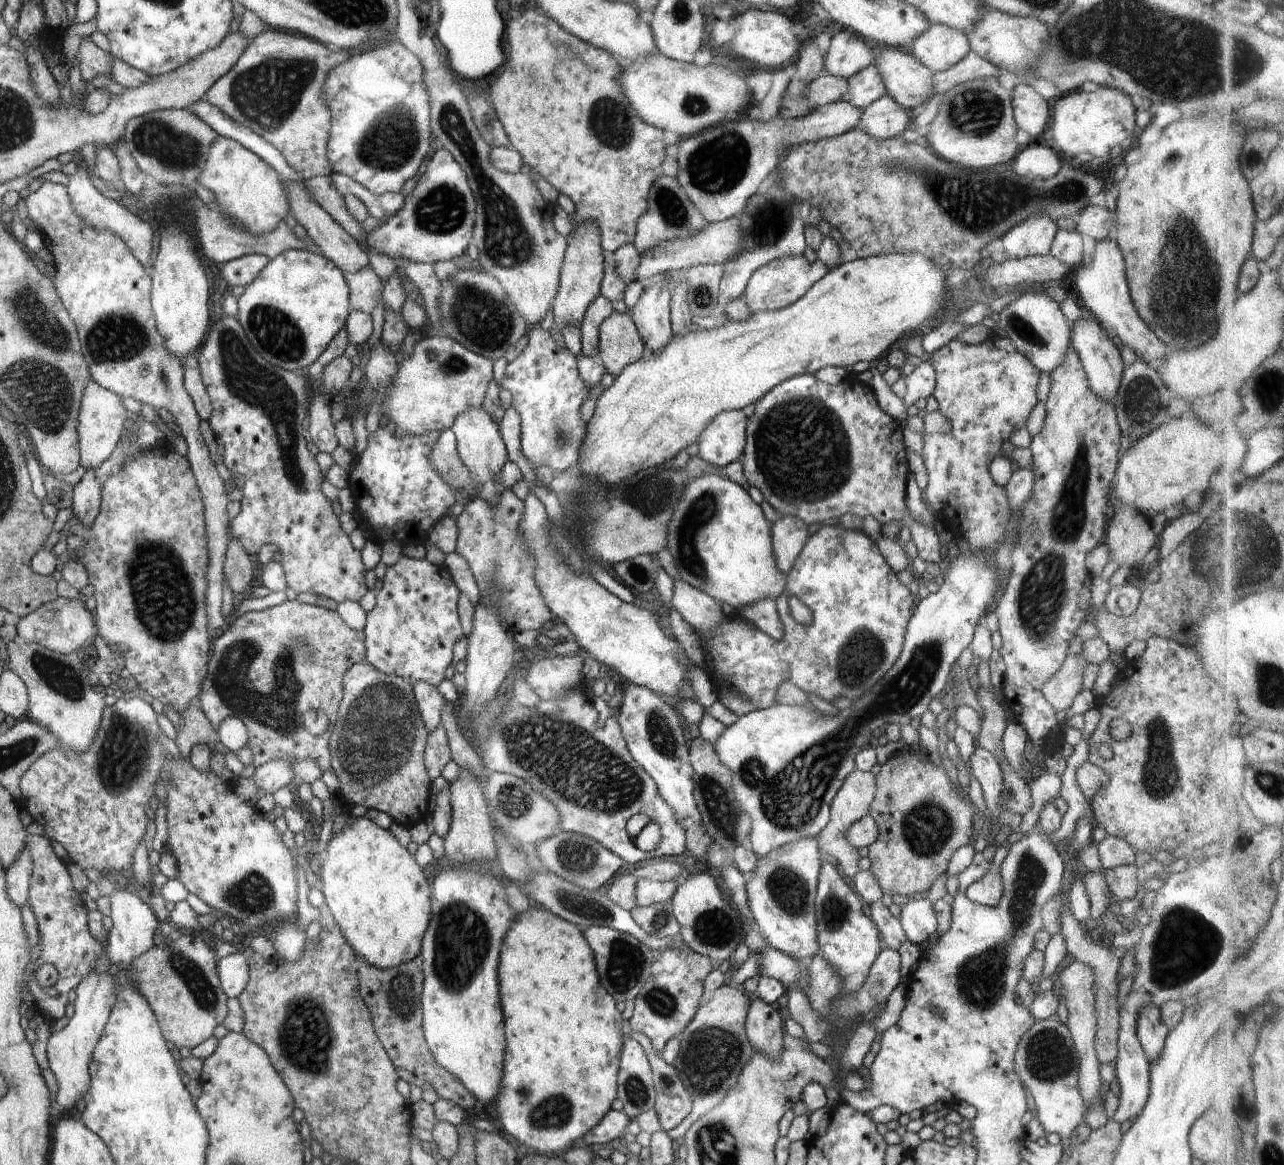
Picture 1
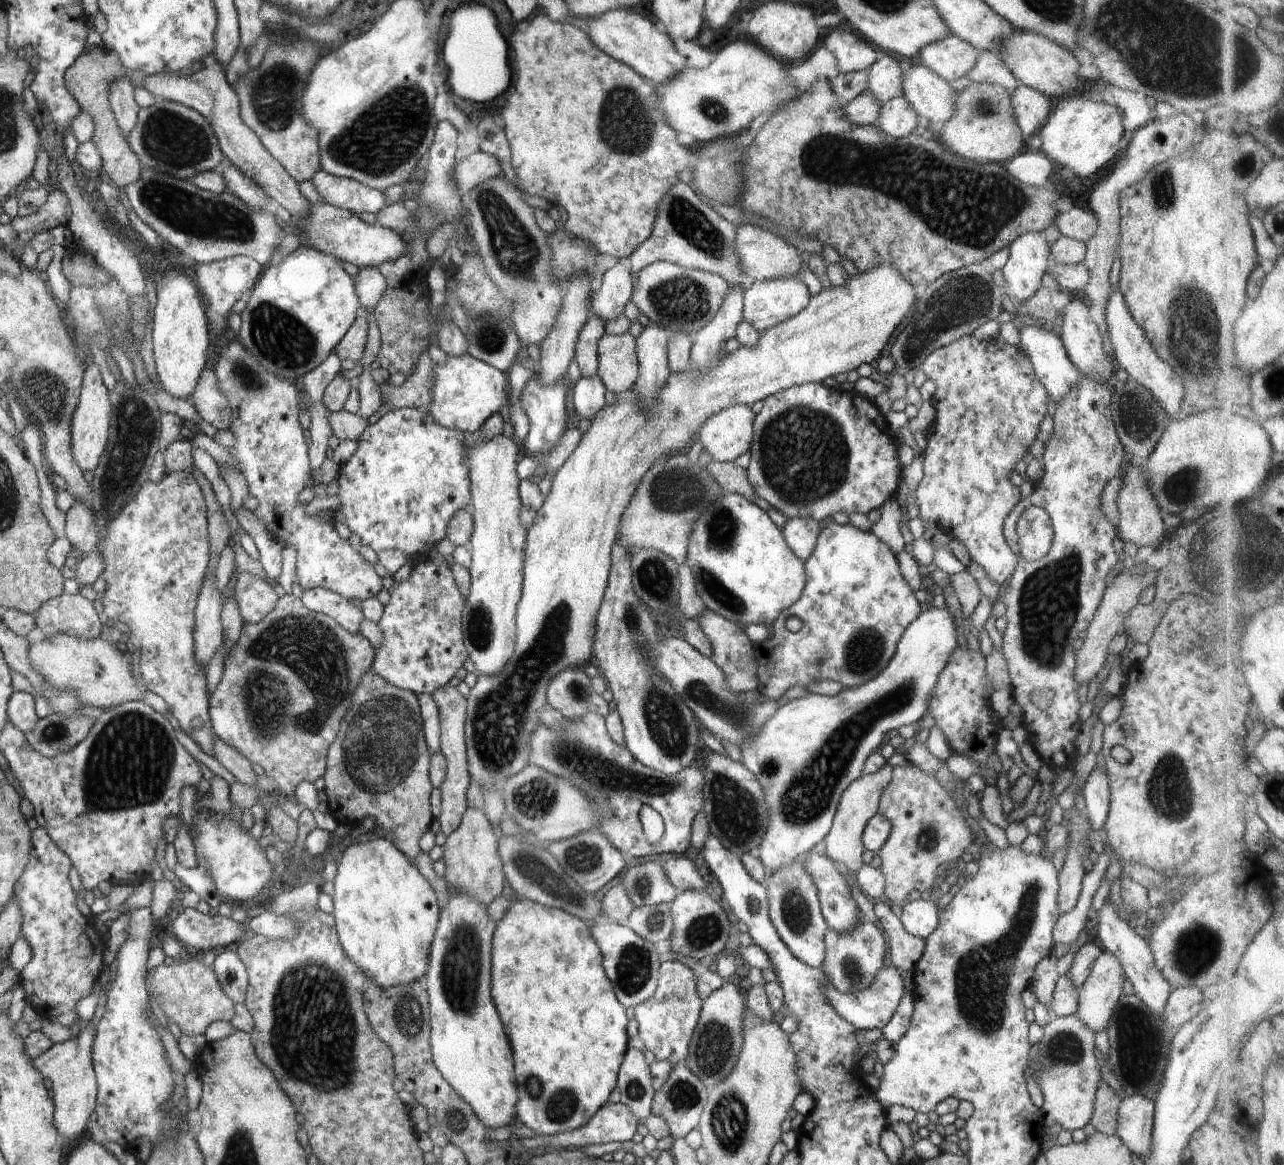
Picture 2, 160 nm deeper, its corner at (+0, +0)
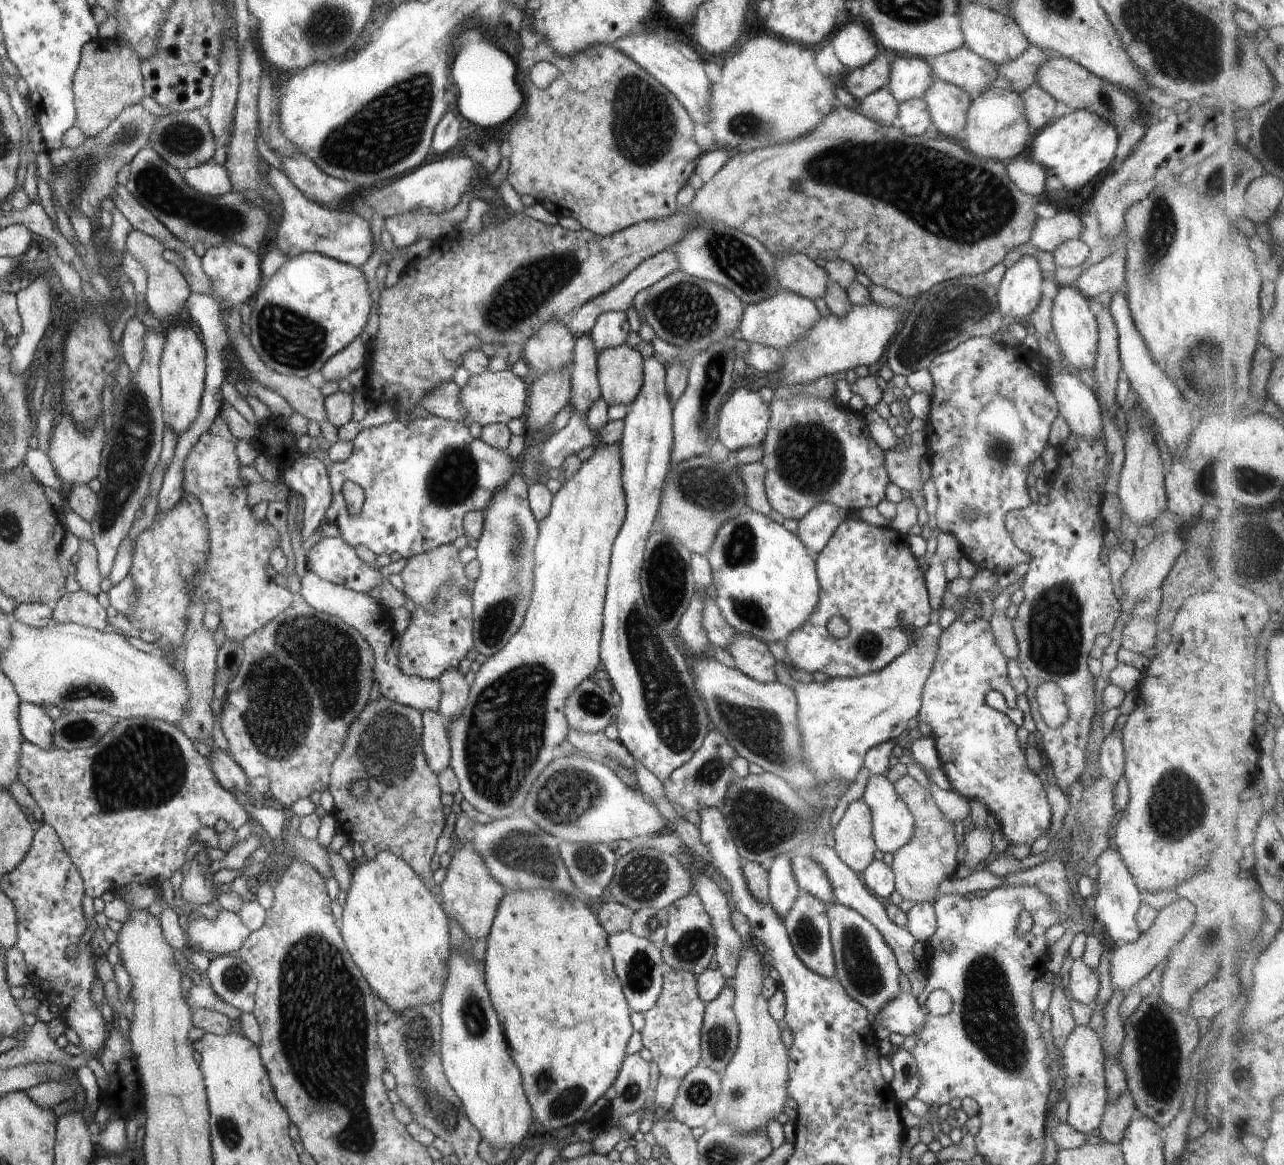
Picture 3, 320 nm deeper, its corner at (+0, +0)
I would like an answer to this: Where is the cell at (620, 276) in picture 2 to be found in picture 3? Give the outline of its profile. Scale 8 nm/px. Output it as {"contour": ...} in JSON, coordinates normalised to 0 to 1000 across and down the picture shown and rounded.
{"contour":[[[478,267],[468,270],[458,288],[466,306],[470,300],[488,296],[490,286],[491,279],[488,269]]]}

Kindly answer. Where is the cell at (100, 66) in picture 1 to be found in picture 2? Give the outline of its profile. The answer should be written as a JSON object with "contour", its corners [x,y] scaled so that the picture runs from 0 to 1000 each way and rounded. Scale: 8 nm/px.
{"contour":[[[102,64],[91,68],[86,73],[85,88],[95,117],[99,120],[106,108],[107,95],[110,94],[104,87],[104,75],[101,69]]]}

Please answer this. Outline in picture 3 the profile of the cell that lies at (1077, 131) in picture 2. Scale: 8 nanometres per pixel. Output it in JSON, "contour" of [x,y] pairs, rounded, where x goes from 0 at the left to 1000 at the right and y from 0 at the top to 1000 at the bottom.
{"contour":[[[840,94],[820,103],[805,118],[801,133],[815,149],[824,152],[833,163],[843,161],[854,149],[864,142],[871,127],[871,115],[868,108],[848,94]]]}

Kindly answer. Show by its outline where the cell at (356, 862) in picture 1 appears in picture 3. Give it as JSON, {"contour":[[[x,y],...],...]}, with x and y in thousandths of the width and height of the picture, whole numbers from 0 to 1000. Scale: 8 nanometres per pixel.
{"contour":[[[297,731],[282,742],[276,740],[274,745],[274,761],[270,766],[264,795],[276,827],[281,833],[291,853],[308,870],[312,871],[318,865],[342,862],[350,837],[349,823],[352,814],[349,789],[343,773],[339,772],[335,761],[327,755],[318,742],[305,731]]]}

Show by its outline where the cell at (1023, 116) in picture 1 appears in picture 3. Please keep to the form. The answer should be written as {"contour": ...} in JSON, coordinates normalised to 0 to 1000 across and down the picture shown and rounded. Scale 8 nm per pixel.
{"contour":[[[809,72],[801,74],[794,82],[798,91],[798,99],[802,106],[803,113],[811,112],[821,103],[821,93],[822,93],[823,86]]]}

